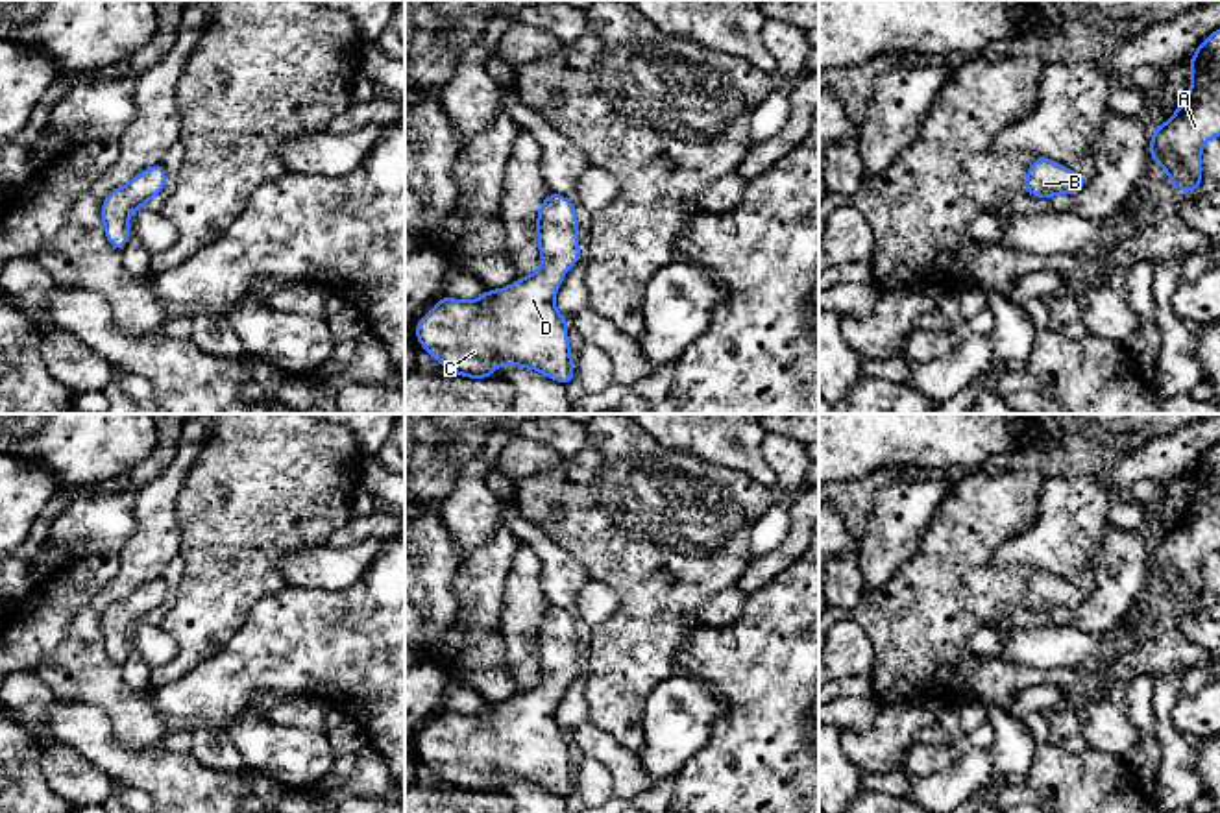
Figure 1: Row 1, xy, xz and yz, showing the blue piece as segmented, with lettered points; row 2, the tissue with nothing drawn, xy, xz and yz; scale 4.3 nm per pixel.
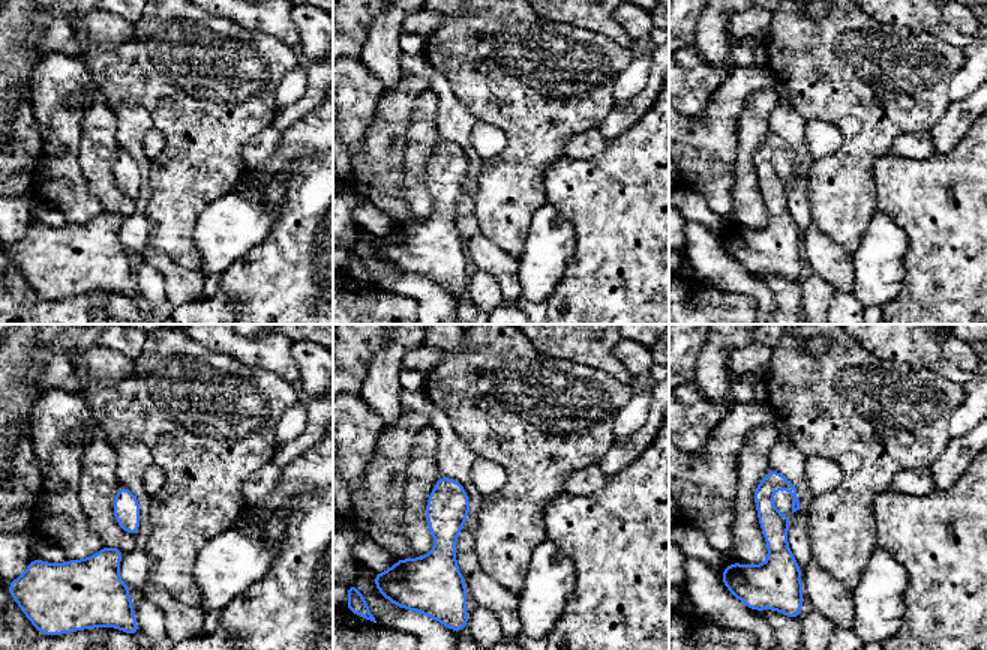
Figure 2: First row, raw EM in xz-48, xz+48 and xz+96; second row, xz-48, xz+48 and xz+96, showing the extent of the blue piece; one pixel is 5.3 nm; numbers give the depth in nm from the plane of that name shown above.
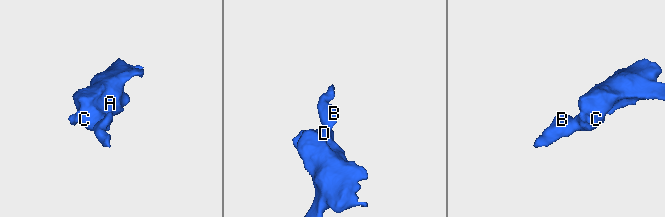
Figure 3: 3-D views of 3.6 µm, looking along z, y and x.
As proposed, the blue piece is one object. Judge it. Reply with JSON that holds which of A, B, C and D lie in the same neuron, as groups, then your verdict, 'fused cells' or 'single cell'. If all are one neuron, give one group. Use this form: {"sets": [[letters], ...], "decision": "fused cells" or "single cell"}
{"sets": [["A", "B", "C", "D"]], "decision": "single cell"}

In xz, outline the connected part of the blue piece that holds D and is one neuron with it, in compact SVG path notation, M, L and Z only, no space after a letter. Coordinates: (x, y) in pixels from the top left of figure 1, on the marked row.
M549 192L536 216L536 233L543 259L538 272L514 281L510 286L486 290L471 301L442 296L436 307L416 322L416 340L444 368L460 377L492 379L499 366L521 366L556 382L573 384L569 322L556 310L555 296L564 275L582 259L575 205L566 196Z

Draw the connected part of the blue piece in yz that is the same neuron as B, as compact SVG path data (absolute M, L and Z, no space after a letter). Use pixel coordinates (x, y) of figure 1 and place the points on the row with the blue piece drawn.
M1037 157L1022 181L1022 190L1043 200L1061 196L1063 192L1080 194L1085 185L1087 177L1081 174L1048 157Z

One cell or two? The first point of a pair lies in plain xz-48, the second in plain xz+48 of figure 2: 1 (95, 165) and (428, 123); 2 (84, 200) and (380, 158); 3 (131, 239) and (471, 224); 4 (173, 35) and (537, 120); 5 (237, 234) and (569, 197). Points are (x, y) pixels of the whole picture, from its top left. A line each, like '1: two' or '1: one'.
1: one
2: one
3: one
4: one
5: two

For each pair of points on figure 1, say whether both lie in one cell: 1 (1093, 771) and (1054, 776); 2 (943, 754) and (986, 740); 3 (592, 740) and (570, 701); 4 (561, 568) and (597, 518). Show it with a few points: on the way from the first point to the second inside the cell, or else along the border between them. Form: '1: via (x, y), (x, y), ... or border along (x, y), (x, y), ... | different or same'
1: via (1084, 776), (1063, 776) | same
2: via (954, 752), (969, 740), (975, 740) | same
3: border along (588, 721), (568, 734) | different
4: border along (538, 525), (592, 577) | different

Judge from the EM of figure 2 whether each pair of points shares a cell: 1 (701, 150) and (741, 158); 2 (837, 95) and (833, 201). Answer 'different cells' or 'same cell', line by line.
1: different cells
2: same cell

